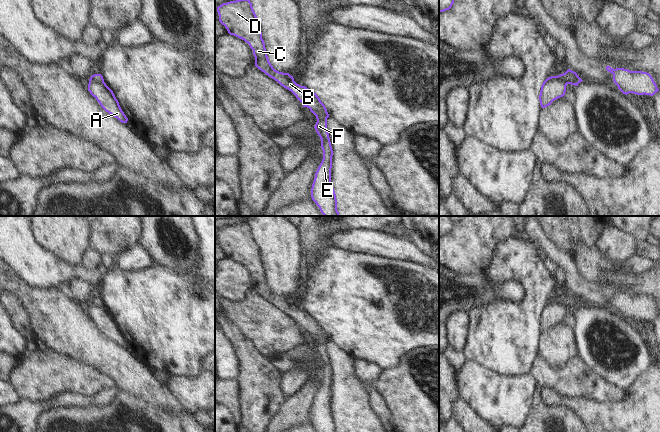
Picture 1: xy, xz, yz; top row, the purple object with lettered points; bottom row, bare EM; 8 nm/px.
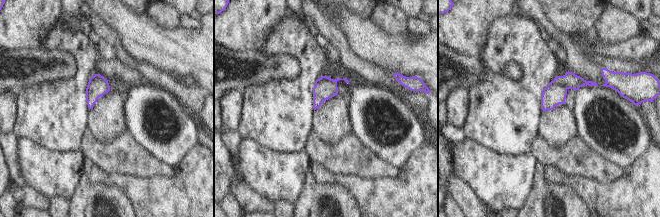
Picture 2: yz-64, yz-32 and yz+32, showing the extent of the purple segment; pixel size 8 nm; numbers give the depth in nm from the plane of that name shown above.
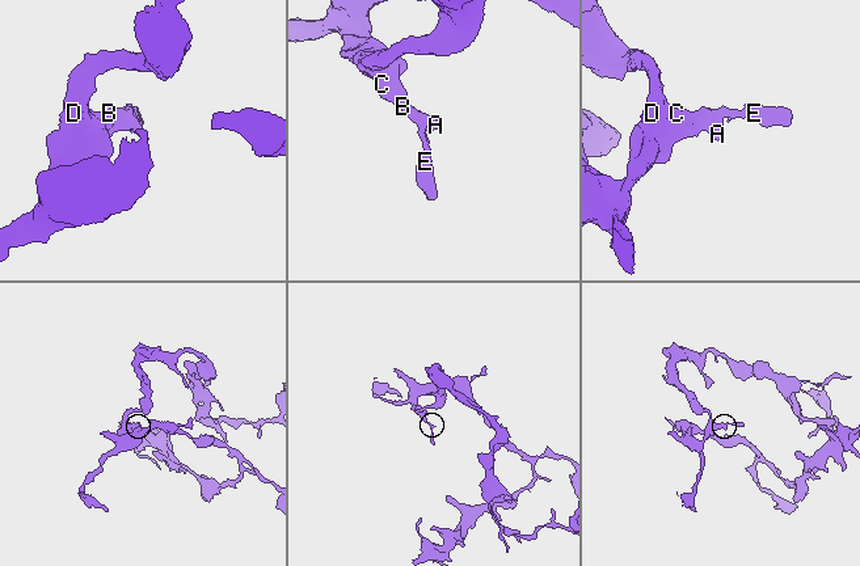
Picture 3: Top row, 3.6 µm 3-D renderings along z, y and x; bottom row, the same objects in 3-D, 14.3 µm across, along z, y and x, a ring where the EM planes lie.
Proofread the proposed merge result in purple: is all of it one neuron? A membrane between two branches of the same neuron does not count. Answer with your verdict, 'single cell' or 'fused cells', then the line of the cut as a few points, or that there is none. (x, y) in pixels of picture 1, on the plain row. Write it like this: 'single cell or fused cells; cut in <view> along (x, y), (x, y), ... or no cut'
fused cells; cut in yz along (553, 300), (566, 308)

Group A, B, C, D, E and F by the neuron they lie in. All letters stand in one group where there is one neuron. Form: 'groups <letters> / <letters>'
groups A B C D / E F

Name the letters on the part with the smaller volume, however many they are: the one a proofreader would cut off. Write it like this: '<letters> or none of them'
E, F

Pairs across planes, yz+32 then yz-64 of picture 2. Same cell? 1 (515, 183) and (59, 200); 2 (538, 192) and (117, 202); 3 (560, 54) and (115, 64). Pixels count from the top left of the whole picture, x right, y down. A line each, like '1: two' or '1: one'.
1: two
2: one
3: two

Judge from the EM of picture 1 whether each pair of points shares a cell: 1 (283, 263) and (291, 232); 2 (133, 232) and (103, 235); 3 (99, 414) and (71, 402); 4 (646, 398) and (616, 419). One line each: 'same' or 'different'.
1: same
2: same
3: different
4: same

